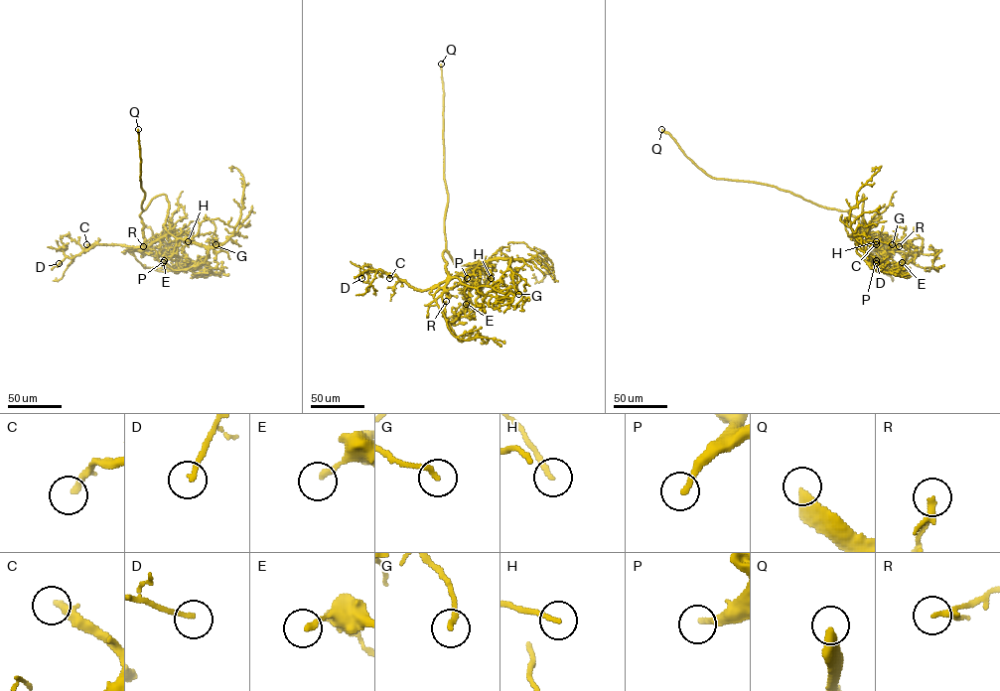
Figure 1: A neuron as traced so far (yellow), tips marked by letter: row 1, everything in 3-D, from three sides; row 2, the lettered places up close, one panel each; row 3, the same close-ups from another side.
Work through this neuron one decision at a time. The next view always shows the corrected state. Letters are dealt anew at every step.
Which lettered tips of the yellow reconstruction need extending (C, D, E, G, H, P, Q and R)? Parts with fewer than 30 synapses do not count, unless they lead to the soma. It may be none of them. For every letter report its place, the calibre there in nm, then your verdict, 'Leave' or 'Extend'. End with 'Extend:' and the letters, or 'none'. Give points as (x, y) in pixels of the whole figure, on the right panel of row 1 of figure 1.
C: Place: (876, 244). Thickness 260 nm. Extend
D: Place: (876, 263). Thickness 180 nm. Leave
E: Place: (902, 262). Thickness 220 nm. Leave
G: Place: (892, 244). Thickness 200 nm. Leave
H: Place: (876, 241). Thickness 180 nm. Leave
P: Place: (876, 260). Thickness 280 nm. Extend
Q: Place: (661, 129). Thickness 400 nm. Extend
R: Place: (899, 246). Thickness 150 nm. Leave
Extend: C, P, Q

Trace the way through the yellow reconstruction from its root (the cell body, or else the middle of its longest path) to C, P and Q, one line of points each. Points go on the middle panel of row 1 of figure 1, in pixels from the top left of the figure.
C: (454, 261), (445, 250), (443, 257), (450, 278), (426, 290), (414, 289), (395, 275), (389, 278)
P: (454, 261), (469, 265), (479, 263), (467, 278)
Q: (454, 261), (446, 249), (444, 231), (448, 194), (444, 174), (441, 64)

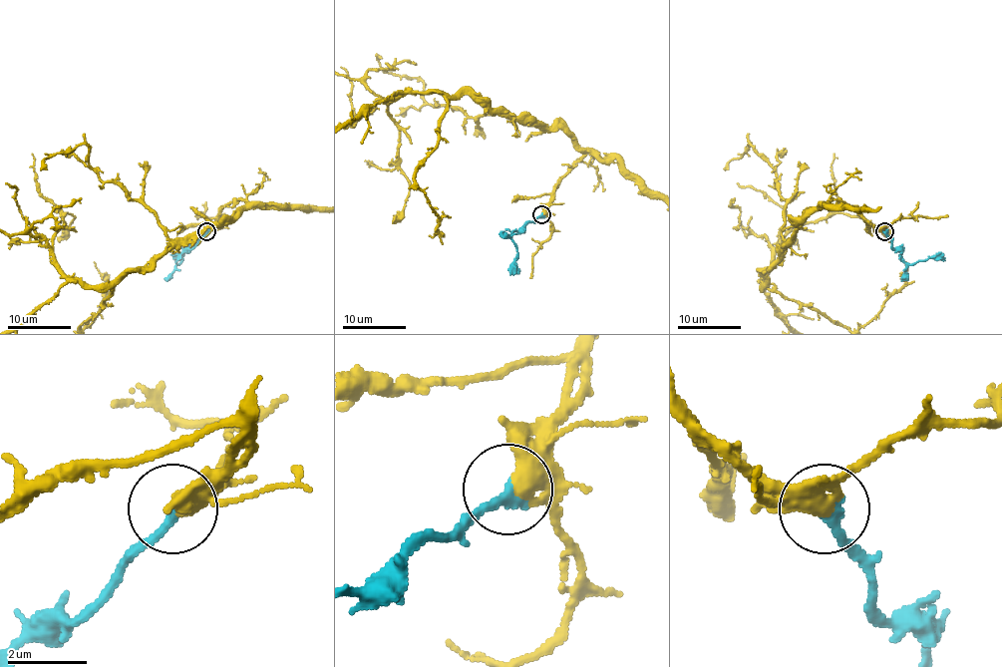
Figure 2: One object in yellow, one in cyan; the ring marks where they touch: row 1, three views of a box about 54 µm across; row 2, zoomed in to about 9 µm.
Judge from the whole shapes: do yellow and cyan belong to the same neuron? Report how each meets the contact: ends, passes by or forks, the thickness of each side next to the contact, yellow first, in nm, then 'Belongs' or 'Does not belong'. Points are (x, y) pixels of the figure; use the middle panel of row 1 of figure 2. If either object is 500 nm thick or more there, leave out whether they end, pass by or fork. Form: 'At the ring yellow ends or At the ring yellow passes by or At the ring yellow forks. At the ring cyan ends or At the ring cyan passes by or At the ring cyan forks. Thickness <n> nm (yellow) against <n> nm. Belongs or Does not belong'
Thickness 550 nm (yellow) against 300 nm. Belongs

